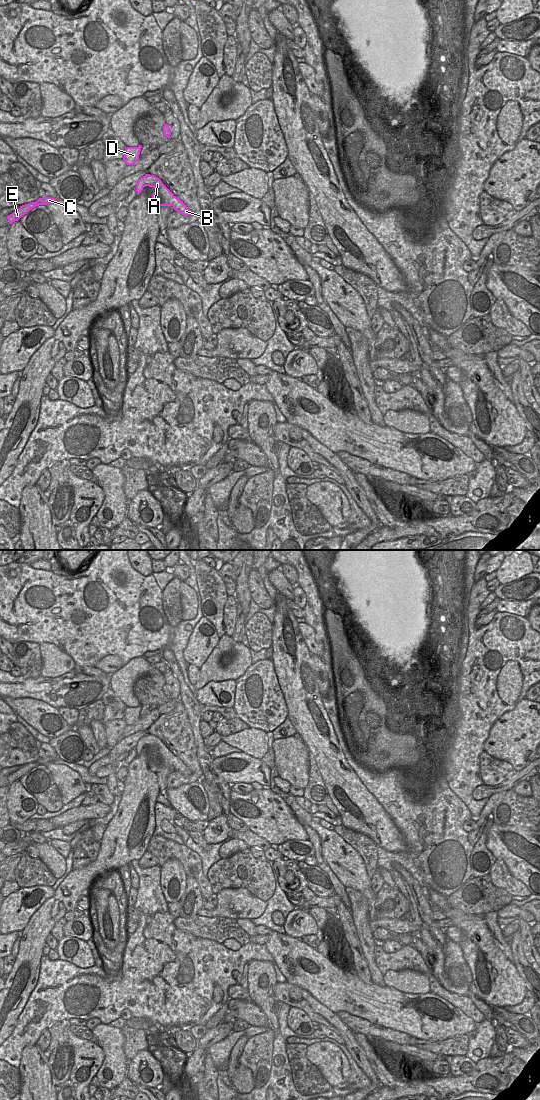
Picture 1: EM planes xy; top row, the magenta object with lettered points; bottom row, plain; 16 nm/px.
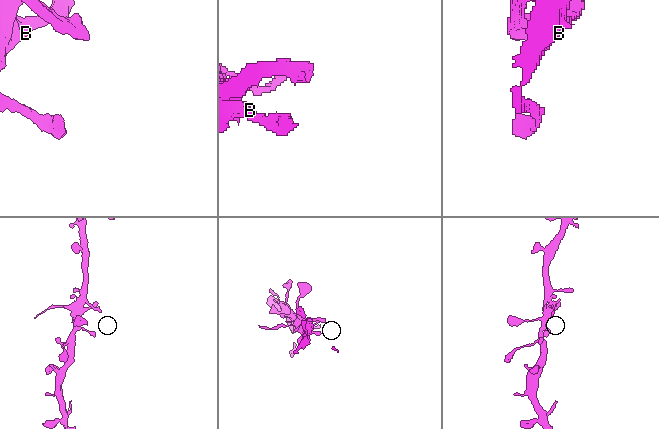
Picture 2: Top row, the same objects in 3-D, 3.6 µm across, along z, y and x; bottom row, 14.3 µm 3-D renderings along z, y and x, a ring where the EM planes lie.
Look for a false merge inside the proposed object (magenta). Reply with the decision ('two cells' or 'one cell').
one cell

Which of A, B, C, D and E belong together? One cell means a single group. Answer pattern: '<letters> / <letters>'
A B C D E

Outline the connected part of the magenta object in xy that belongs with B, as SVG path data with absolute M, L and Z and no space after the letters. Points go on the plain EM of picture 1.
M150 734L141 737L136 744L137 755L141 753L144 747L149 746L155 749L152 754L152 760L159 766L172 766L175 771L184 776L191 775L191 770L177 758L163 743L162 741Z

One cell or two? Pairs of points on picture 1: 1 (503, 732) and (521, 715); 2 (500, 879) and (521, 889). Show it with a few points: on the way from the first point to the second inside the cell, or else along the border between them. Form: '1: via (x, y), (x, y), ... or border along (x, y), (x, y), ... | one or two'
1: via (507, 729), (517, 719) | one
2: via (505, 881), (516, 888) | one

